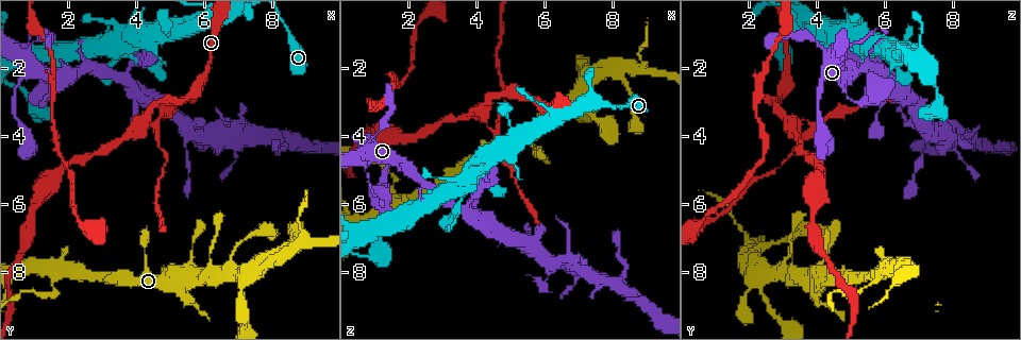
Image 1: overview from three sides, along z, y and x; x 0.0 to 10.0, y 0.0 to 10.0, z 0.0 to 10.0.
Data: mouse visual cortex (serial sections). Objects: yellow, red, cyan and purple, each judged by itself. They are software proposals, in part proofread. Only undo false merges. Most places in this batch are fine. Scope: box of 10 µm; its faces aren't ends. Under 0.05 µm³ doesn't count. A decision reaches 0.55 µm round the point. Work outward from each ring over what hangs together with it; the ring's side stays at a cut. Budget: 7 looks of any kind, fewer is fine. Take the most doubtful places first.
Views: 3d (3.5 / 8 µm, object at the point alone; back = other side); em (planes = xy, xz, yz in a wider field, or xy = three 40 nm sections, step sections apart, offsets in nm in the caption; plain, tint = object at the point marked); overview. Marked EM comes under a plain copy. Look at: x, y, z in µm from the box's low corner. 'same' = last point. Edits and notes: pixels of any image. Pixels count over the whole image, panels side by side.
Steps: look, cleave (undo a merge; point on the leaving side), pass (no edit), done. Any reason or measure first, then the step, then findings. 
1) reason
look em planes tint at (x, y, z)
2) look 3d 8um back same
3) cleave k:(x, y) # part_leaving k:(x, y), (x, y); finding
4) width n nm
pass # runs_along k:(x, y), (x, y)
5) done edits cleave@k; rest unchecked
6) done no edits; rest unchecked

look 3d 3.5um at (1.90, 7.95, 6.00)

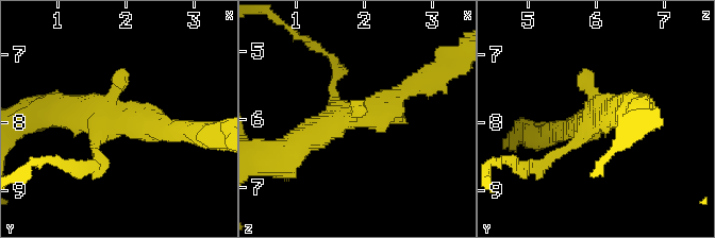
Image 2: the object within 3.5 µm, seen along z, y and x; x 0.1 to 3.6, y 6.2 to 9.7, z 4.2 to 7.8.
pass # runs_along 2:(416, 85), (295, 147); one cell here

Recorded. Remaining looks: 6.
branch point
look 3d 3.5um back at (7.10, 8.05, 2.45)

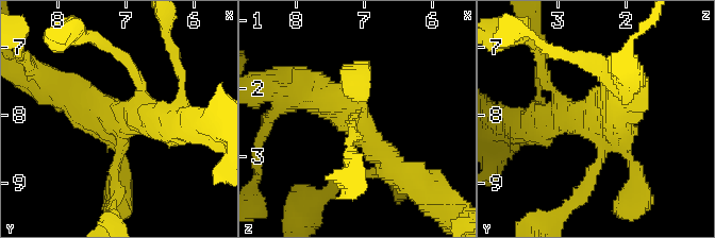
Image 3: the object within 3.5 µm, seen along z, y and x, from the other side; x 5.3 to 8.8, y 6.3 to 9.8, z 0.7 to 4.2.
look em xy step 2 tint at (7.10, 8.10, 2.45)

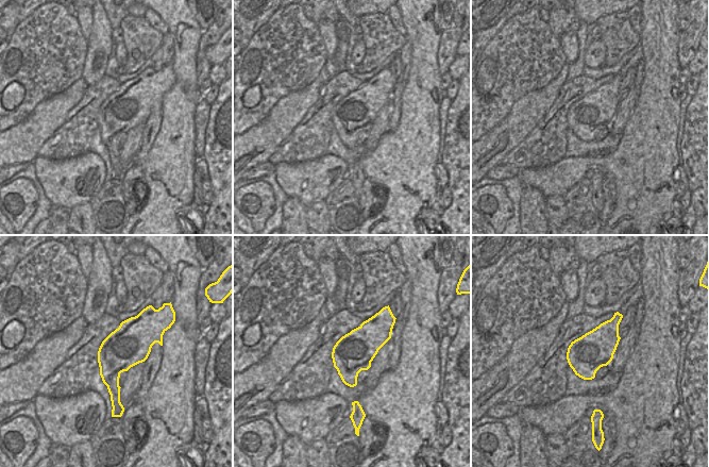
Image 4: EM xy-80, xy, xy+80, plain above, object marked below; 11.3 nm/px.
width 440 nm
pass # runs_along 3:(398, 171), (349, 111), (299, 92); one cell here

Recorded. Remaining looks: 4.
thin neck
look 3d 3.5um at (3.15, 2.05, 6.40)

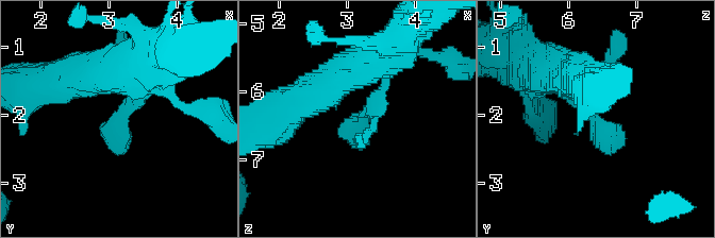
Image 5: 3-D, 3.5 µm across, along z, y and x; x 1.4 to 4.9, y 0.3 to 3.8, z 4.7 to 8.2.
look em xy step 2 tint at (3.20, 2.05, 6.35)

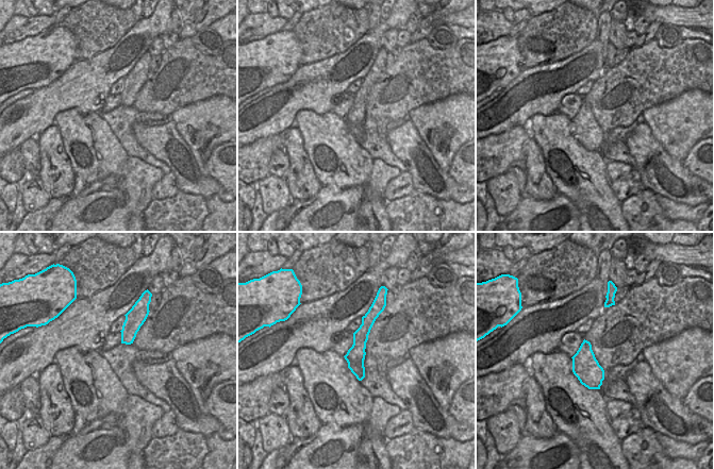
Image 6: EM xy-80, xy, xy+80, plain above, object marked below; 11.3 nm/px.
pass # runs_along 5:(545, 82), (580, 95), (621, 143); one cell here

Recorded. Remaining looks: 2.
done no edits; rest unchecked

